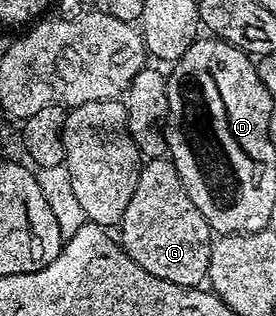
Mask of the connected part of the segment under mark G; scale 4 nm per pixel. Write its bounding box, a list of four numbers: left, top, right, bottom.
[117,157,213,288]

